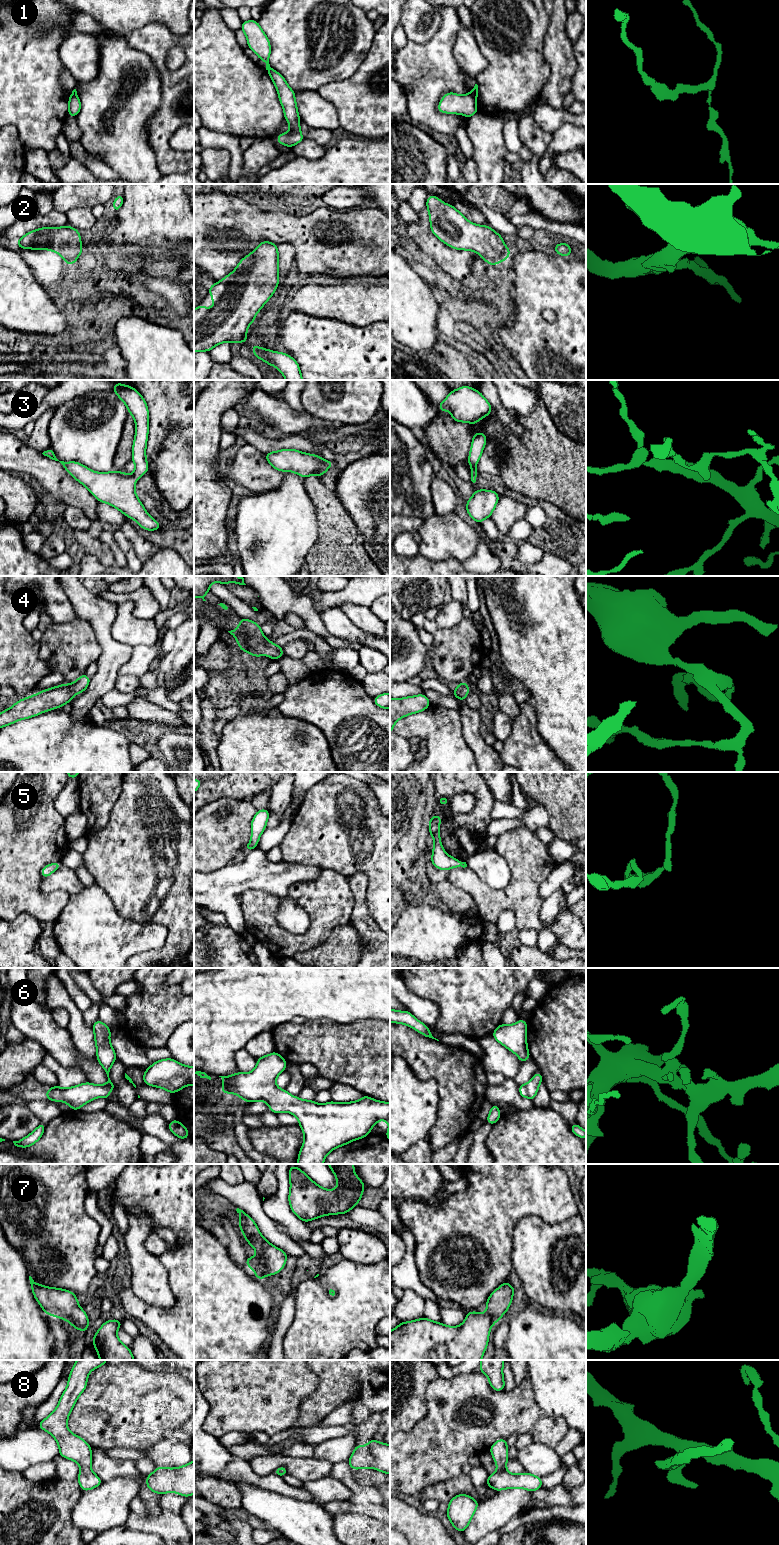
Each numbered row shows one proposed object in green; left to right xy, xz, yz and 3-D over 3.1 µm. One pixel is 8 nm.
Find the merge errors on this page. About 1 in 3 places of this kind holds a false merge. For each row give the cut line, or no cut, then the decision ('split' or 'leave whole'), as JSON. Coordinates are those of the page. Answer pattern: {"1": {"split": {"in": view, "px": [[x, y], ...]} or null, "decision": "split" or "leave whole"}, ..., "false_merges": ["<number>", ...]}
{"1": {"split": {"in": "yz", "px": [[469, 93], [475, 98]]}, "decision": "split"}, "2": {"split": null, "decision": "leave whole"}, "3": {"split": null, "decision": "leave whole"}, "4": {"split": null, "decision": "leave whole"}, "5": {"split": null, "decision": "leave whole"}, "6": {"split": null, "decision": "leave whole"}, "7": {"split": null, "decision": "leave whole"}, "8": {"split": null, "decision": "leave whole"}, "false_merges": ["1"]}

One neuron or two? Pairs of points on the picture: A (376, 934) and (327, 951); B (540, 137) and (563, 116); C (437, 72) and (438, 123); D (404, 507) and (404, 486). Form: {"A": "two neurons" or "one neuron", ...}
{"A": "two neurons", "B": "two neurons", "C": "one neuron", "D": "one neuron"}

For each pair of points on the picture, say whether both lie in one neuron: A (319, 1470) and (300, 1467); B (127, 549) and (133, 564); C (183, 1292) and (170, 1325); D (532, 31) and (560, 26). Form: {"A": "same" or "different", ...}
{"A": "same", "B": "same", "C": "same", "D": "different"}

